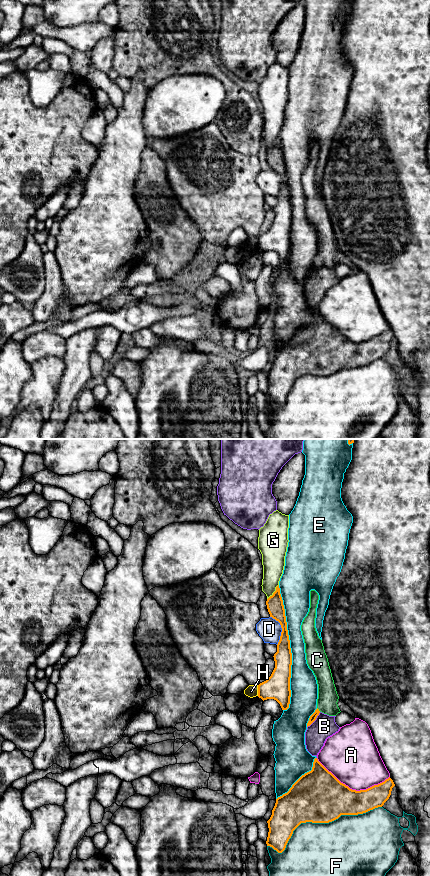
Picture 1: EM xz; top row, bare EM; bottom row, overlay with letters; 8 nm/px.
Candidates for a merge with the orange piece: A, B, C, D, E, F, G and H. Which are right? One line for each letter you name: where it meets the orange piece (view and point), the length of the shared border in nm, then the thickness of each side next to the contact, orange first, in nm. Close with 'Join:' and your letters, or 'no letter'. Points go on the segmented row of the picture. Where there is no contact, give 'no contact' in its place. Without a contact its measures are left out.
Join: no letter

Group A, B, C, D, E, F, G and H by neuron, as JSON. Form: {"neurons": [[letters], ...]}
{"neurons": [["A"], ["B"], ["C"], ["D", "H"], ["E"], ["F"], ["G"]]}

